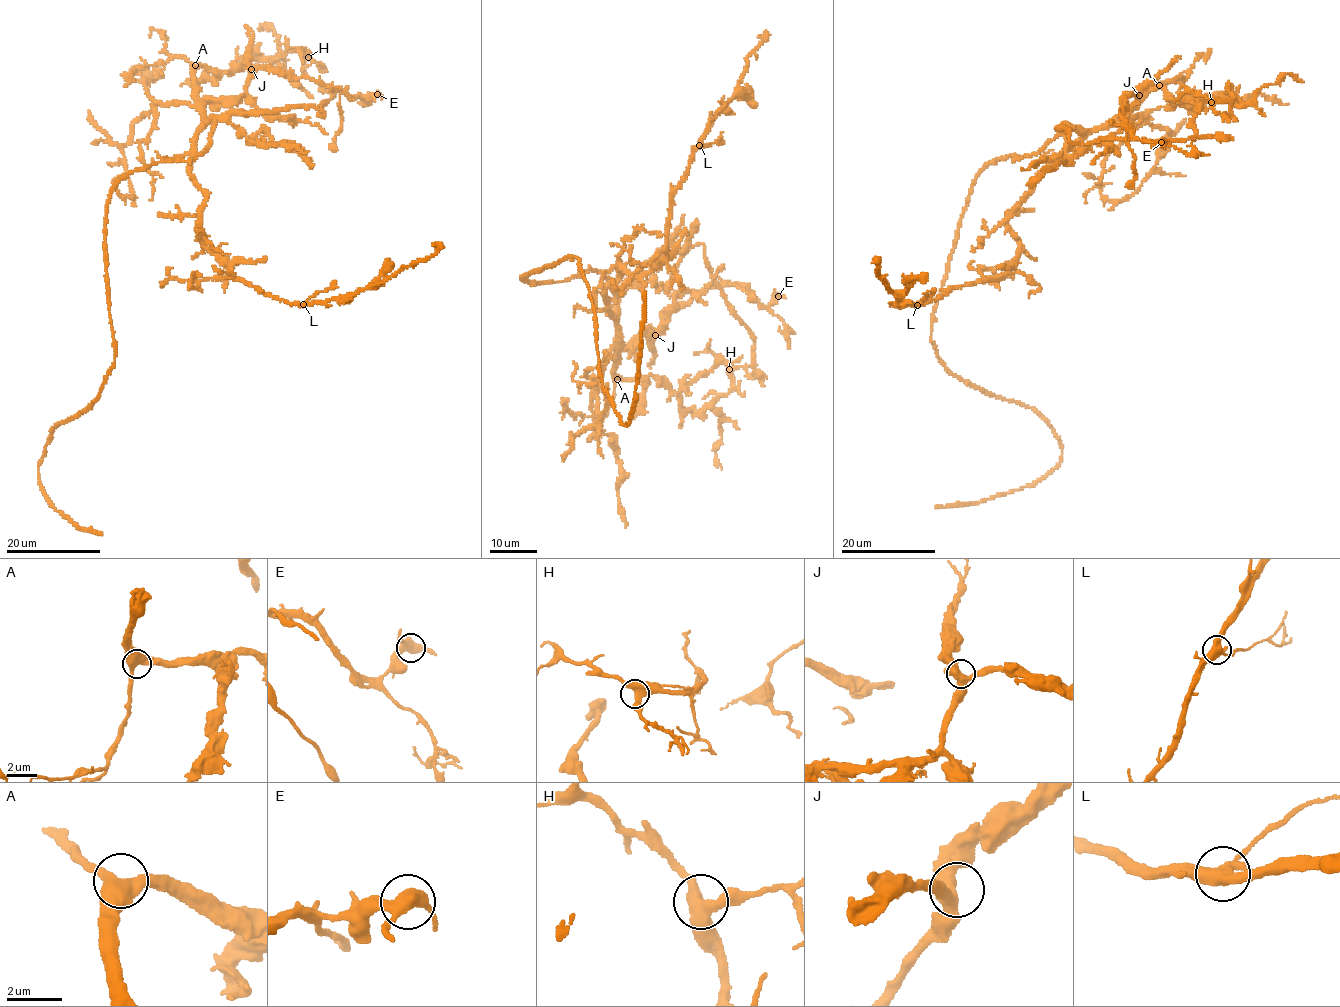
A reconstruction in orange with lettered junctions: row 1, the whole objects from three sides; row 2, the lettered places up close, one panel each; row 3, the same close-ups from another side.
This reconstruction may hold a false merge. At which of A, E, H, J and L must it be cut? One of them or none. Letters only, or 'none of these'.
none of these

